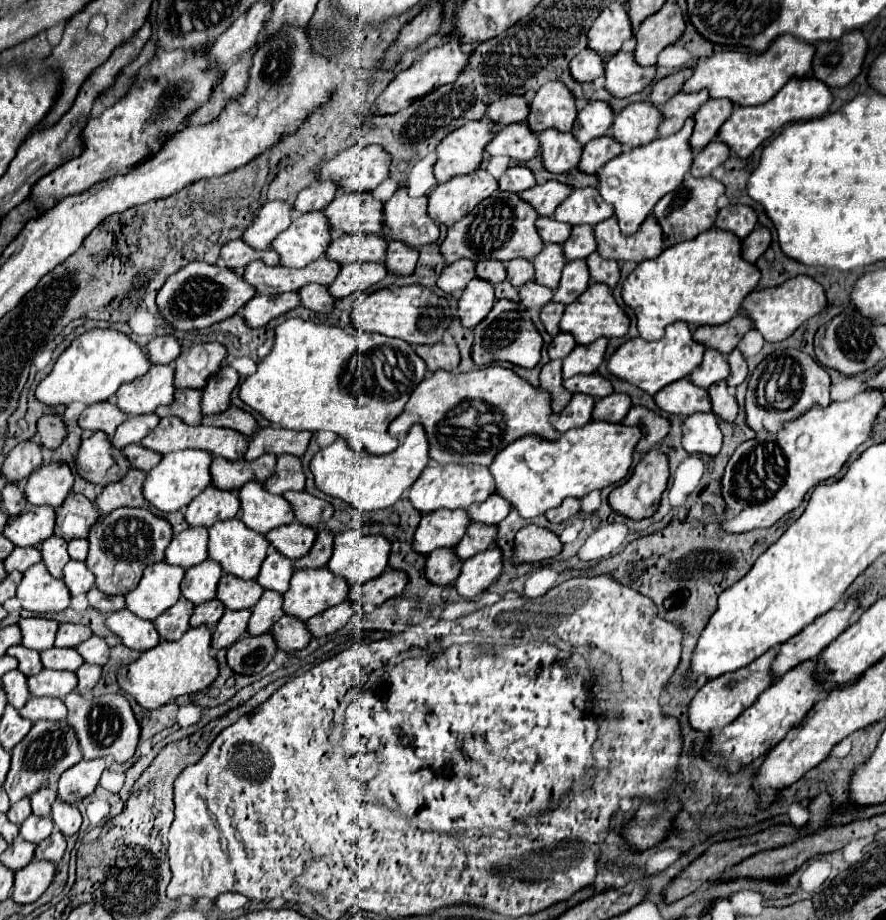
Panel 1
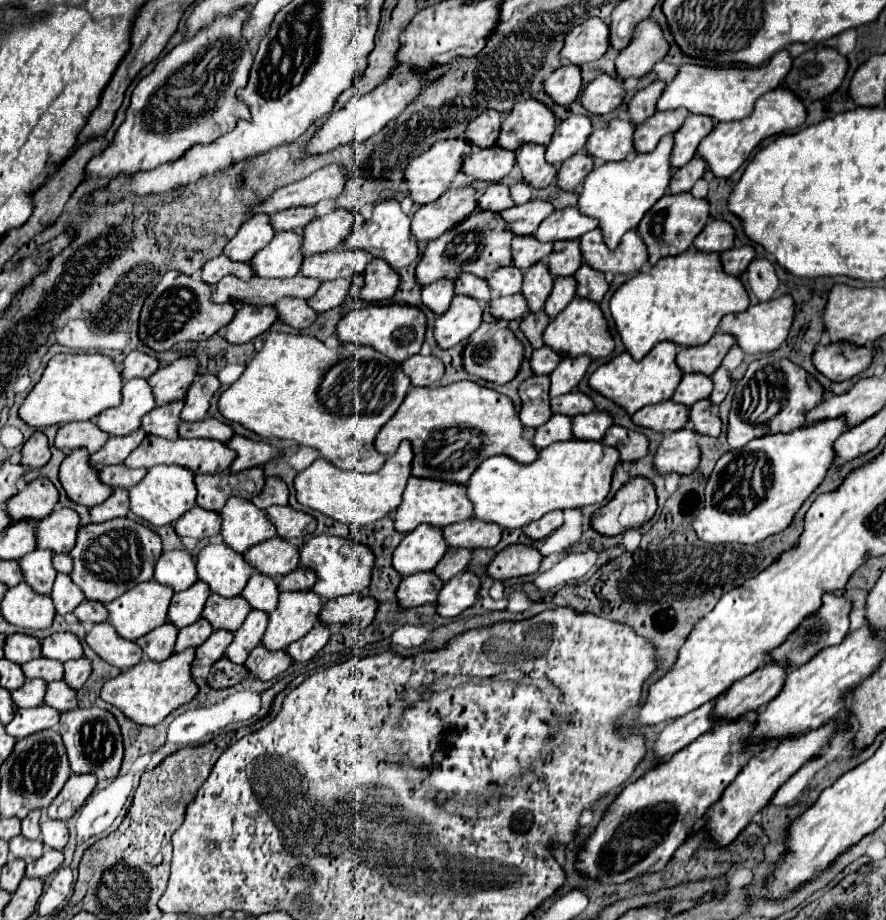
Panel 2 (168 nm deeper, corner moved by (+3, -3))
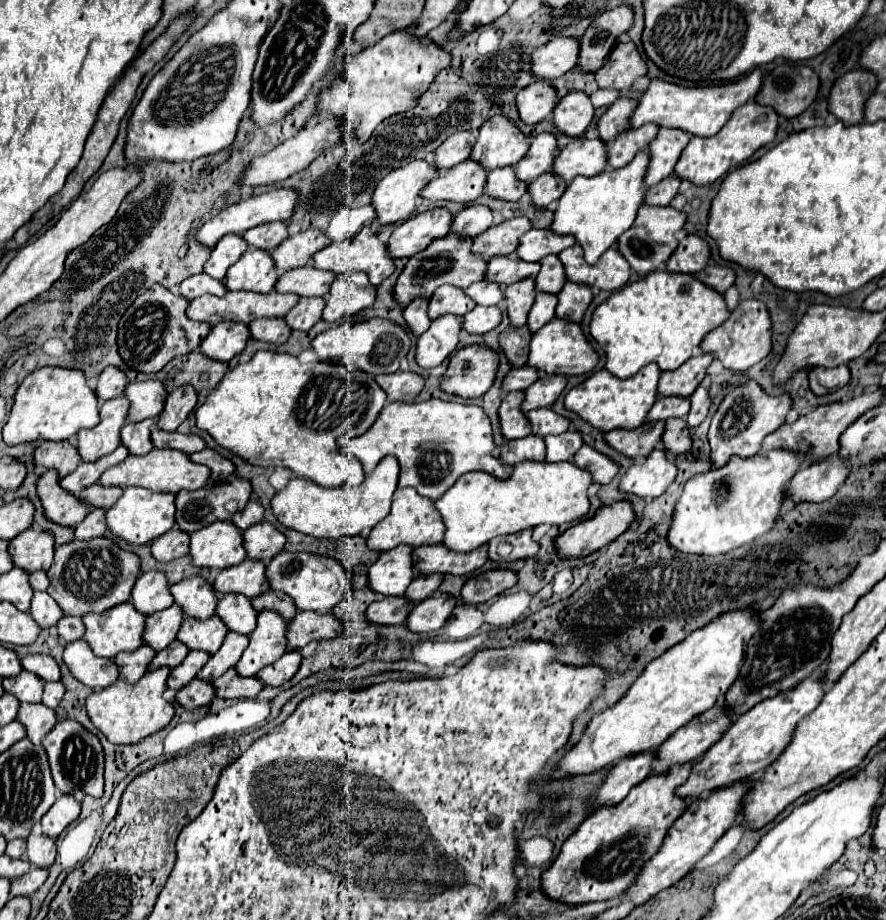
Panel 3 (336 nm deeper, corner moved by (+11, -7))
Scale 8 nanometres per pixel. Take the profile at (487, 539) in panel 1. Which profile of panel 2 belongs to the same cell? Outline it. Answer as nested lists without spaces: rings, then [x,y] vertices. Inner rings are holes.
[[[450,548],[450,550],[442,556],[442,560],[436,564],[434,572],[436,572],[444,582],[448,582],[450,578],[454,578],[456,574],[460,574],[460,572],[464,572],[464,570],[468,568],[468,562],[470,562],[472,554],[474,554],[474,550]]]

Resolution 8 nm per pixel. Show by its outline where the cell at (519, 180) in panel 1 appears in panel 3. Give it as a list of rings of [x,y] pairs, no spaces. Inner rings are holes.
[[[468,206],[452,218],[450,232],[460,238],[476,238],[490,226],[492,226],[492,212],[486,206]]]

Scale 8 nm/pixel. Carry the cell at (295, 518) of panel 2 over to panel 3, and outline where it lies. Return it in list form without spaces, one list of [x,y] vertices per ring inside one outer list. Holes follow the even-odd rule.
[[[268,522],[250,526],[248,530],[242,532],[242,538],[244,538],[244,548],[246,548],[246,558],[262,560],[262,562],[272,560],[278,552],[282,552],[284,542],[286,542],[284,534],[280,534]]]

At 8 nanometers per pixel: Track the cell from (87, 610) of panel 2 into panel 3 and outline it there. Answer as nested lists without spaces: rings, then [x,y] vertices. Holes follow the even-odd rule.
[[[64,616],[64,618],[58,620],[56,630],[58,630],[58,636],[60,636],[64,642],[80,640],[80,638],[82,638],[82,618]]]

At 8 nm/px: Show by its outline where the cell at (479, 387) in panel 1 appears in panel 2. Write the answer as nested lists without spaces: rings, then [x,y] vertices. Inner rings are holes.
[[[462,380],[462,382],[454,382],[448,386],[426,386],[426,388],[410,388],[410,392],[406,394],[406,400],[402,402],[402,408],[398,408],[398,416],[394,416],[394,420],[390,420],[390,424],[386,424],[386,428],[382,428],[378,440],[374,442],[378,452],[382,454],[394,454],[396,446],[402,440],[410,440],[412,448],[414,448],[414,460],[412,460],[412,474],[420,476],[420,478],[440,478],[440,480],[448,480],[448,482],[462,482],[466,484],[470,480],[470,476],[474,474],[474,470],[480,466],[480,462],[484,462],[490,456],[496,454],[506,454],[514,460],[518,460],[520,464],[528,464],[534,458],[538,458],[538,450],[534,448],[534,444],[524,438],[524,426],[518,418],[518,410],[514,406],[514,402],[492,390],[486,386],[480,386],[472,380]],[[462,428],[470,428],[470,430],[478,430],[480,434],[460,434]],[[456,434],[460,434],[460,442],[462,436],[468,436],[468,442],[464,444],[456,444]]]

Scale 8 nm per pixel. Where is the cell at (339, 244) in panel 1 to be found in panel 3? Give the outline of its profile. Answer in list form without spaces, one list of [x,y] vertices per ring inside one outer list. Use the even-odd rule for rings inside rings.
[[[302,266],[284,272],[278,278],[274,290],[284,294],[296,294],[296,296],[326,296],[334,278],[336,276],[330,276],[330,272],[318,272],[316,268]]]

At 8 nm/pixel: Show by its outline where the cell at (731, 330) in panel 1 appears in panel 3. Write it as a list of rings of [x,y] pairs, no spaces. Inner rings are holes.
[[[692,356],[678,368],[678,372],[662,372],[658,382],[658,396],[680,396],[688,398],[702,382],[706,368],[710,366],[712,356]]]

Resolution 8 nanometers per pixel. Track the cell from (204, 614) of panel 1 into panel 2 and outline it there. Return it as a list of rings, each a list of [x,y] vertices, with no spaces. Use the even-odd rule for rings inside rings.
[[[206,618],[196,620],[194,624],[190,624],[190,626],[186,626],[186,628],[182,628],[178,632],[178,640],[176,640],[174,652],[186,650],[186,648],[198,648],[212,632],[214,632],[214,628],[212,628],[212,624]]]

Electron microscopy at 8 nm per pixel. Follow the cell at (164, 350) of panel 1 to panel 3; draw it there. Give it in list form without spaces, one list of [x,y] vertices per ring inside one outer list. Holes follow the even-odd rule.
[[[106,368],[102,374],[100,374],[100,380],[98,380],[98,386],[96,386],[96,396],[98,400],[106,402],[106,400],[112,400],[116,396],[122,396],[124,388],[126,388],[126,376],[124,372],[120,372],[118,368]]]

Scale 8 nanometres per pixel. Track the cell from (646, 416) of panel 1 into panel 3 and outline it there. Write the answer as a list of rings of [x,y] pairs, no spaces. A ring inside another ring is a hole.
[[[582,446],[582,448],[576,452],[574,464],[576,464],[578,468],[582,468],[582,470],[588,470],[590,476],[594,478],[592,482],[594,482],[594,484],[600,484],[600,486],[608,484],[608,482],[616,476],[616,472],[618,472],[618,466],[616,466],[612,460],[608,460],[606,456],[602,456],[600,452],[596,452],[596,450],[590,448],[590,446]]]

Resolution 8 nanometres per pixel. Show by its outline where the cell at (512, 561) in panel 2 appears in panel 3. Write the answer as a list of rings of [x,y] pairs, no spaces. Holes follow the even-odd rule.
[[[488,570],[484,574],[472,576],[464,586],[462,586],[462,602],[464,604],[484,604],[490,598],[502,594],[504,590],[512,588],[516,584],[516,574],[510,570]]]

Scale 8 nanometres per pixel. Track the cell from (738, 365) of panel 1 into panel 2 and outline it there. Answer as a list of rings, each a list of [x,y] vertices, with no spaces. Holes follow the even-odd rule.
[[[720,366],[720,368],[712,374],[712,380],[714,380],[714,390],[712,390],[712,394],[710,394],[710,400],[712,400],[714,404],[720,404],[720,402],[726,398],[730,386],[732,386],[730,372],[728,372],[724,366]]]

